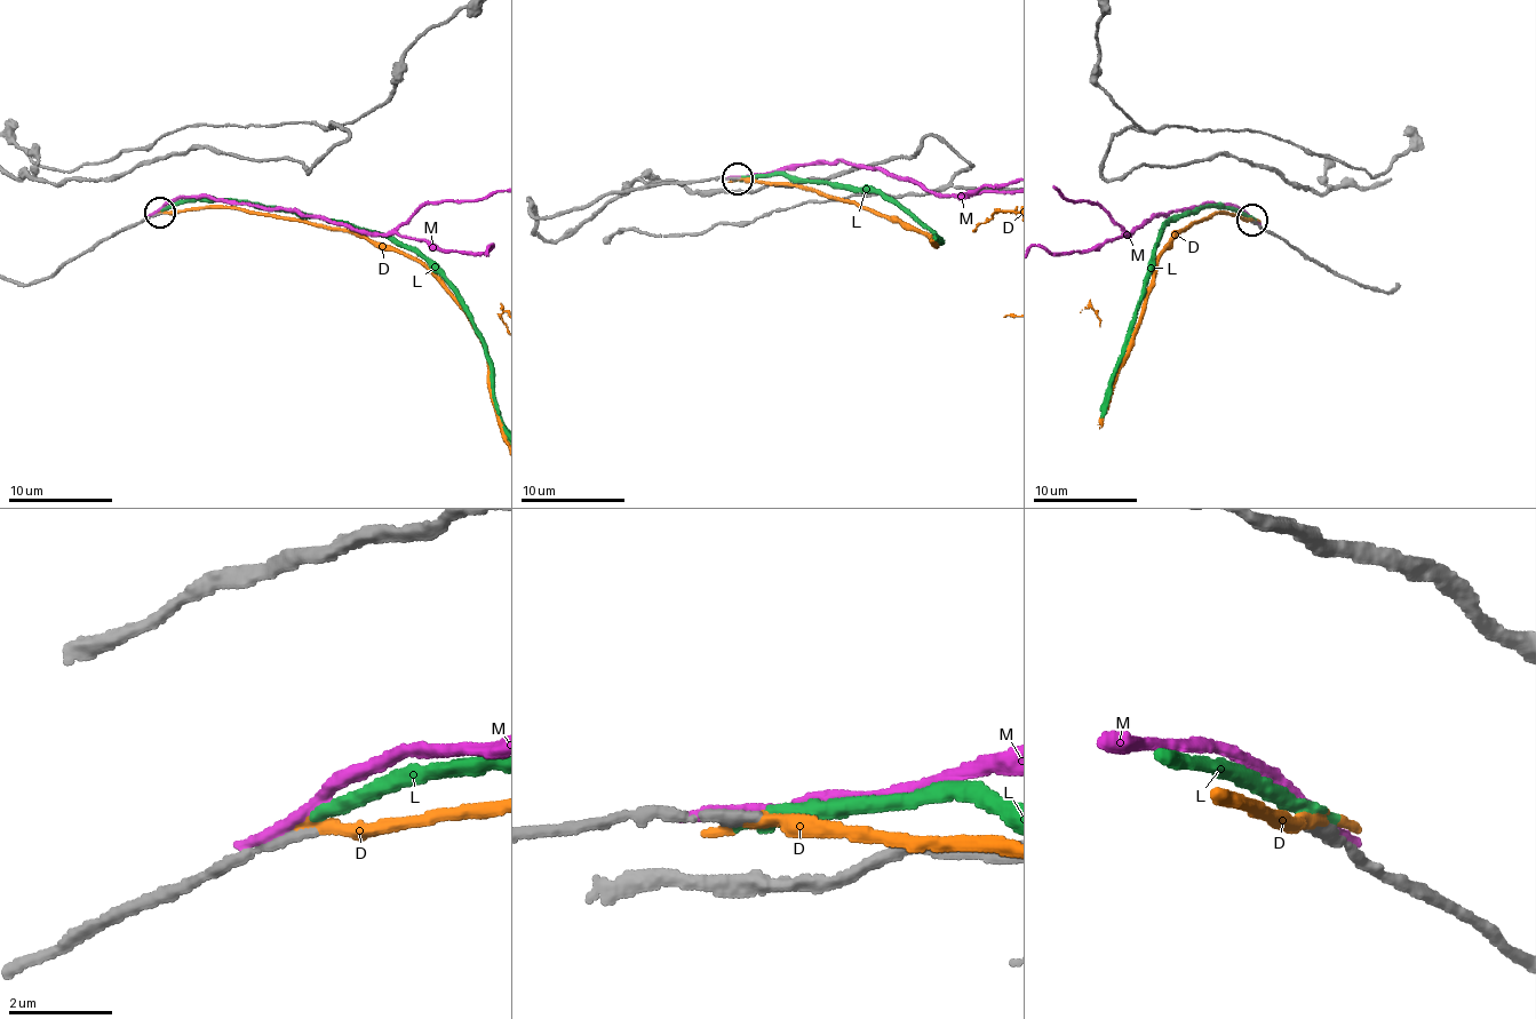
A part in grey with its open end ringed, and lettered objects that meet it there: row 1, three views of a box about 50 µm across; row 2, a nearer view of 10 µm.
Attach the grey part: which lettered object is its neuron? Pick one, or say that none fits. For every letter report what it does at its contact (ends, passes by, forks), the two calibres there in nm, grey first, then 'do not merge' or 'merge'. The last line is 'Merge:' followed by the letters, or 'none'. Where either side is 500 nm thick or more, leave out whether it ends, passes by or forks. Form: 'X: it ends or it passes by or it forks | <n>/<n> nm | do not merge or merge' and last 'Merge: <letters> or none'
D: it ends | 240/260 nm | merge
L: it ends | 240/240 nm | do not merge
M: it ends | 280/280 nm | do not merge
Merge: D

